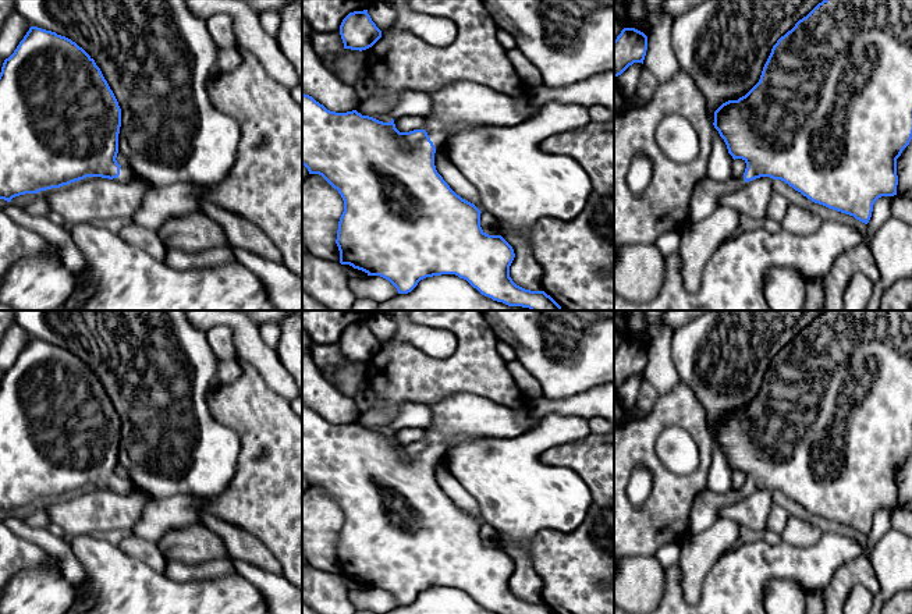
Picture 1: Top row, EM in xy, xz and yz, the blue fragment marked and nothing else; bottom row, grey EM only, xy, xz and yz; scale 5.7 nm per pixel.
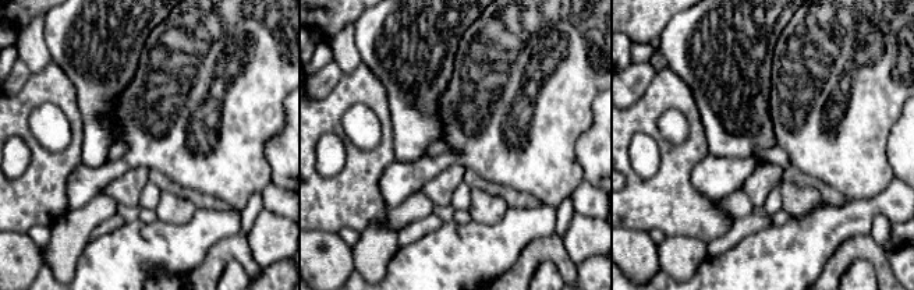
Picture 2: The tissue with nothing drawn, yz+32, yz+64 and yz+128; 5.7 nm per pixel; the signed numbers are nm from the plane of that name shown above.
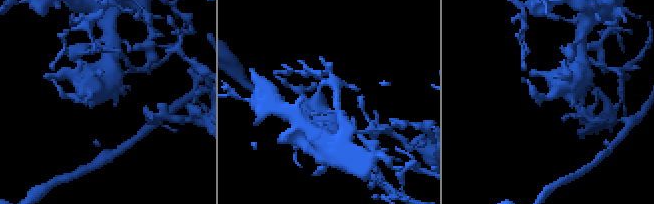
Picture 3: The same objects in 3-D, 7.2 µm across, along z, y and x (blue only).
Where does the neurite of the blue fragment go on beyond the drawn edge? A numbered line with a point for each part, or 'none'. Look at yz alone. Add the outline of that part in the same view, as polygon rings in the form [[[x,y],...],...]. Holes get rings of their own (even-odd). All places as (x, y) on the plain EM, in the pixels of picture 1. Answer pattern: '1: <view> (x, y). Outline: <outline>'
1: yz (706, 507). Outline: [[[744,487],[739,490],[730,489],[724,494],[717,494],[709,489],[703,490],[693,501],[691,511],[692,533],[702,533],[713,526],[720,518],[720,510],[735,504],[745,497]]]

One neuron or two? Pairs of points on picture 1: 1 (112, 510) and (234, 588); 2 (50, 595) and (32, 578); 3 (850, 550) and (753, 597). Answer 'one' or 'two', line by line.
1: two
2: one
3: one

